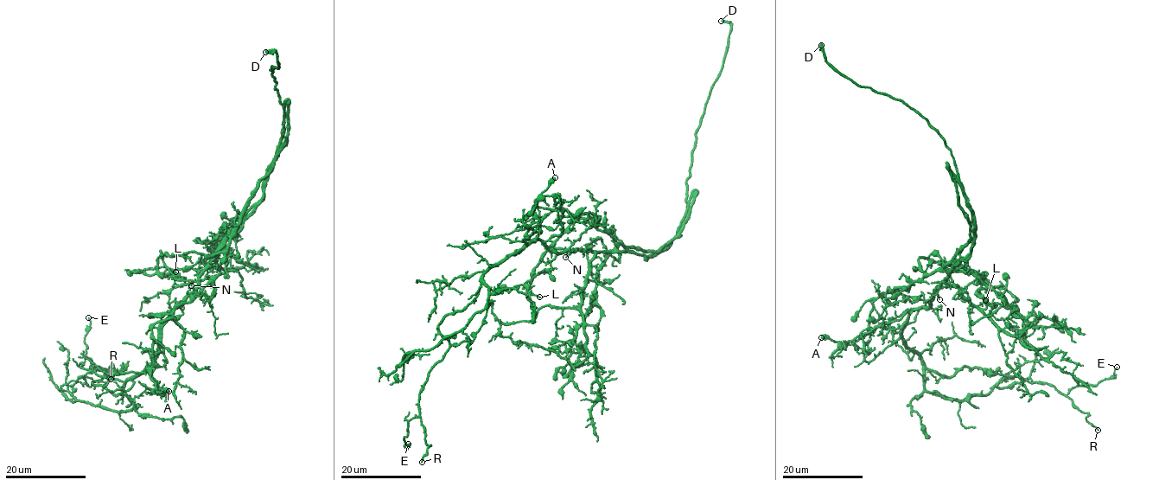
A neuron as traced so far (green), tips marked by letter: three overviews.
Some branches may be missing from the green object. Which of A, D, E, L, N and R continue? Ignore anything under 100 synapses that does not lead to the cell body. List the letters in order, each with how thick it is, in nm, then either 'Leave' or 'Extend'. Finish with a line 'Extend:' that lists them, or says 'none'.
A: Thickness 600 nm. Leave
D: Thickness 380 nm. Extend
E: Thickness 120 nm. Leave
L: Thickness 120 nm. Leave
N: Thickness 120 nm. Leave
R: Thickness 130 nm. Leave
Extend: D

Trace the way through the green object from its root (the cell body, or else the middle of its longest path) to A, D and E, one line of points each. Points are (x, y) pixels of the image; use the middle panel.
A: (583, 249), (613, 250), (614, 238), (587, 214), (541, 208), (537, 202), (527, 214), (555, 177)
D: (583, 249), (655, 251), (677, 233), (697, 129), (724, 58), (731, 26), (721, 21)
E: (583, 249), (531, 241), (443, 318), (449, 348), (419, 393), (408, 444)

